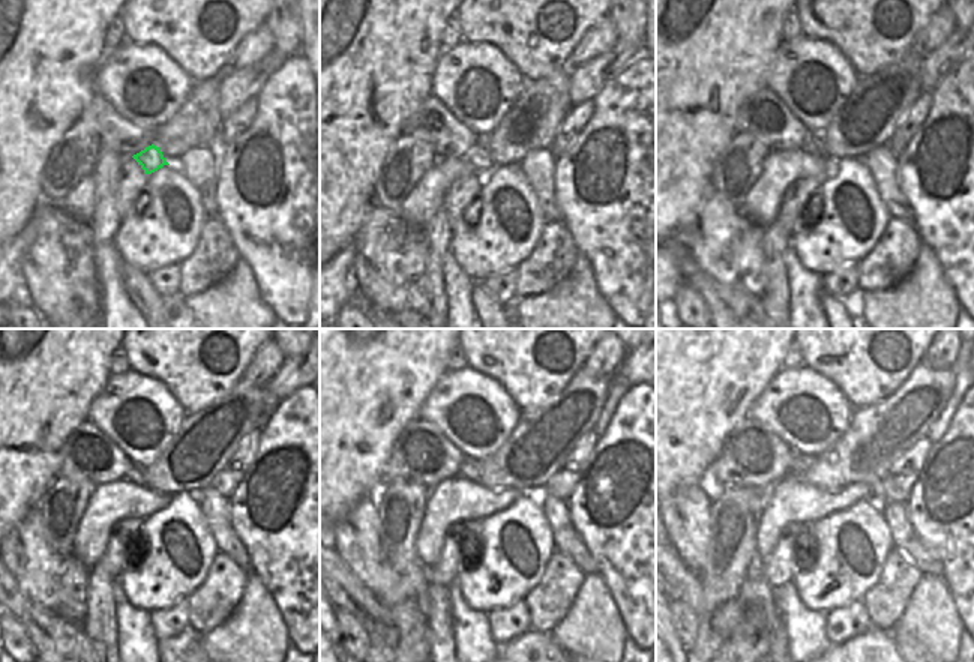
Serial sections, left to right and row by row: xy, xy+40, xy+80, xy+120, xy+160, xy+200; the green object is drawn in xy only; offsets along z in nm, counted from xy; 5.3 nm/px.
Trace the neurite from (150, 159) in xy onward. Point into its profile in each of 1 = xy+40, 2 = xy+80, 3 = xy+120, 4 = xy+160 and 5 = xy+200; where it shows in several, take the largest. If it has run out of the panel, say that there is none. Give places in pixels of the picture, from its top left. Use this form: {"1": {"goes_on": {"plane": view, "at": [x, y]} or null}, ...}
{"1": {"goes_on": {"plane": "xy+40", "at": [479, 158]}}, "2": {"goes_on": {"plane": "xy+80", "at": [811, 144]}}, "3": {"goes_on": {"plane": "xy+120", "at": [135, 473]}}, "4": {"goes_on": {"plane": "xy+160", "at": [470, 467]}}, "5": {"goes_on": {"plane": "xy+200", "at": [802, 463]}}}

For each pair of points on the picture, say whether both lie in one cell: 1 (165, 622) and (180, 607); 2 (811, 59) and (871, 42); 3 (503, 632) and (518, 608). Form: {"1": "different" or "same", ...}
{"1": "same", "2": "different", "3": "same"}

